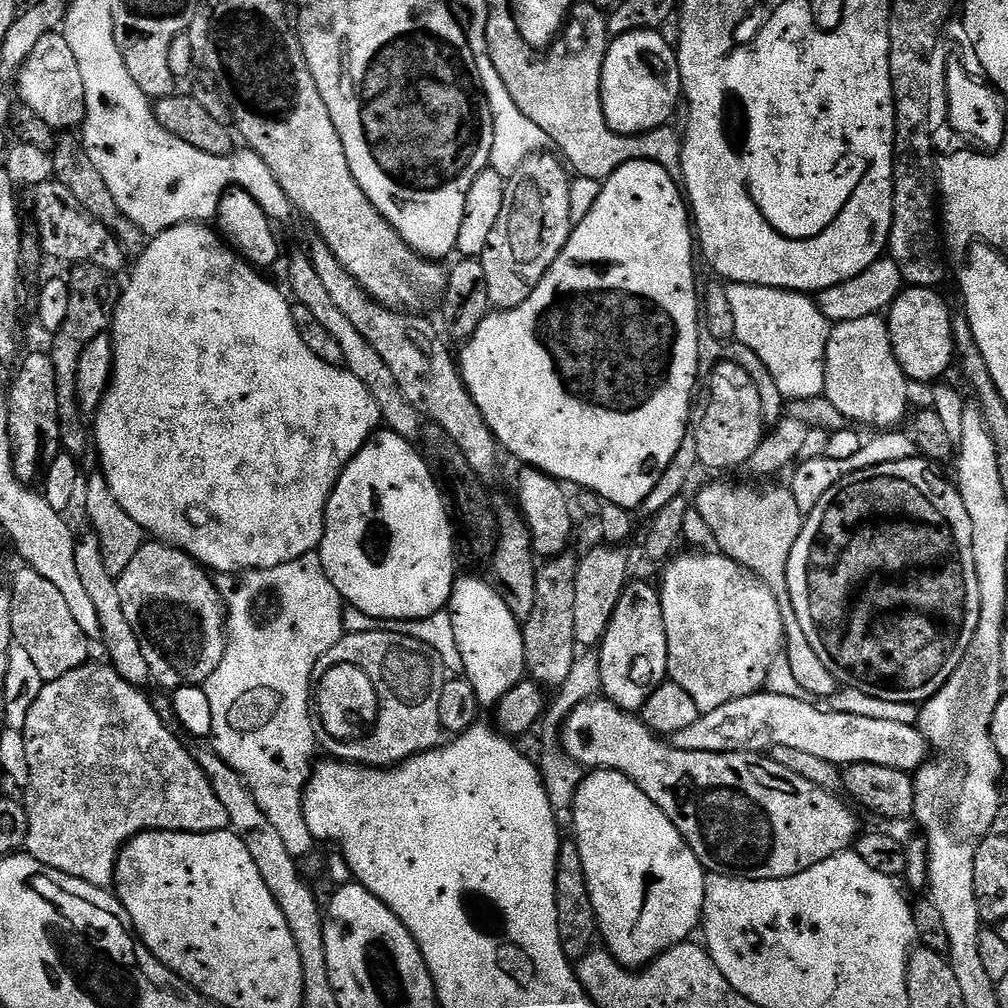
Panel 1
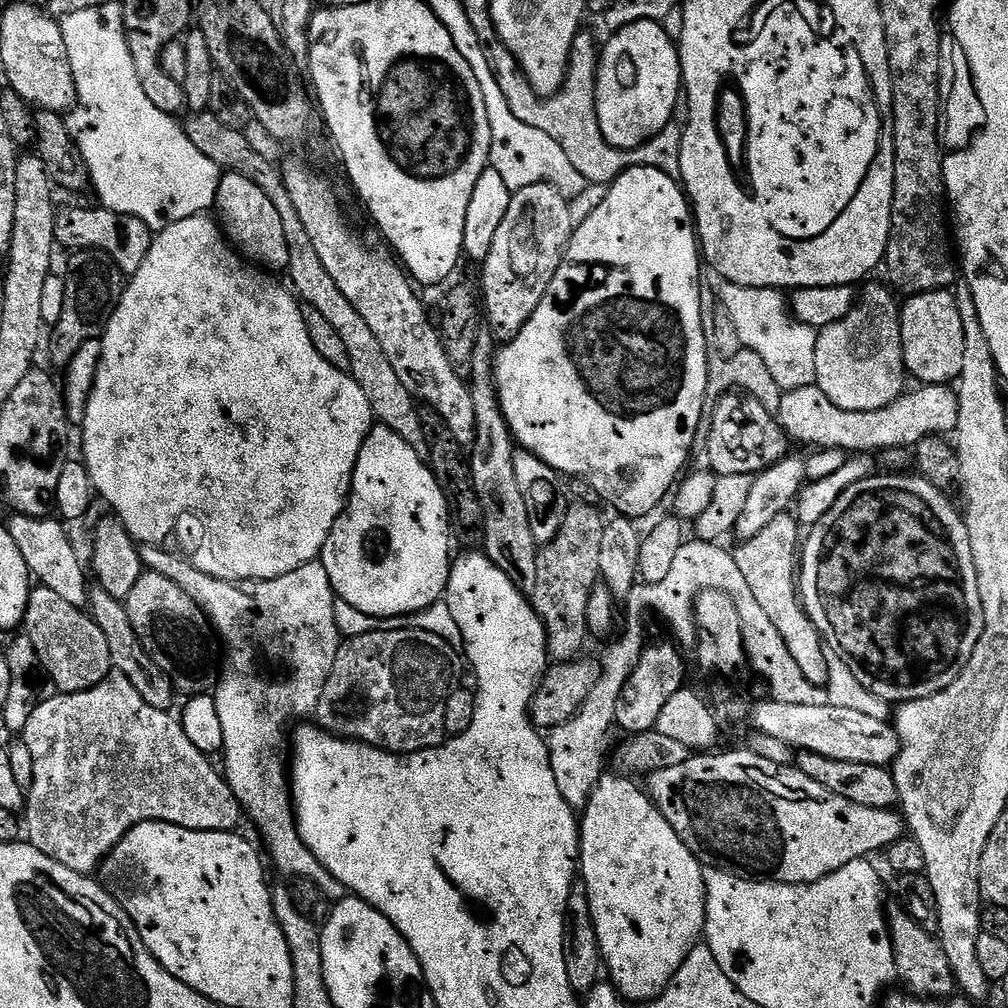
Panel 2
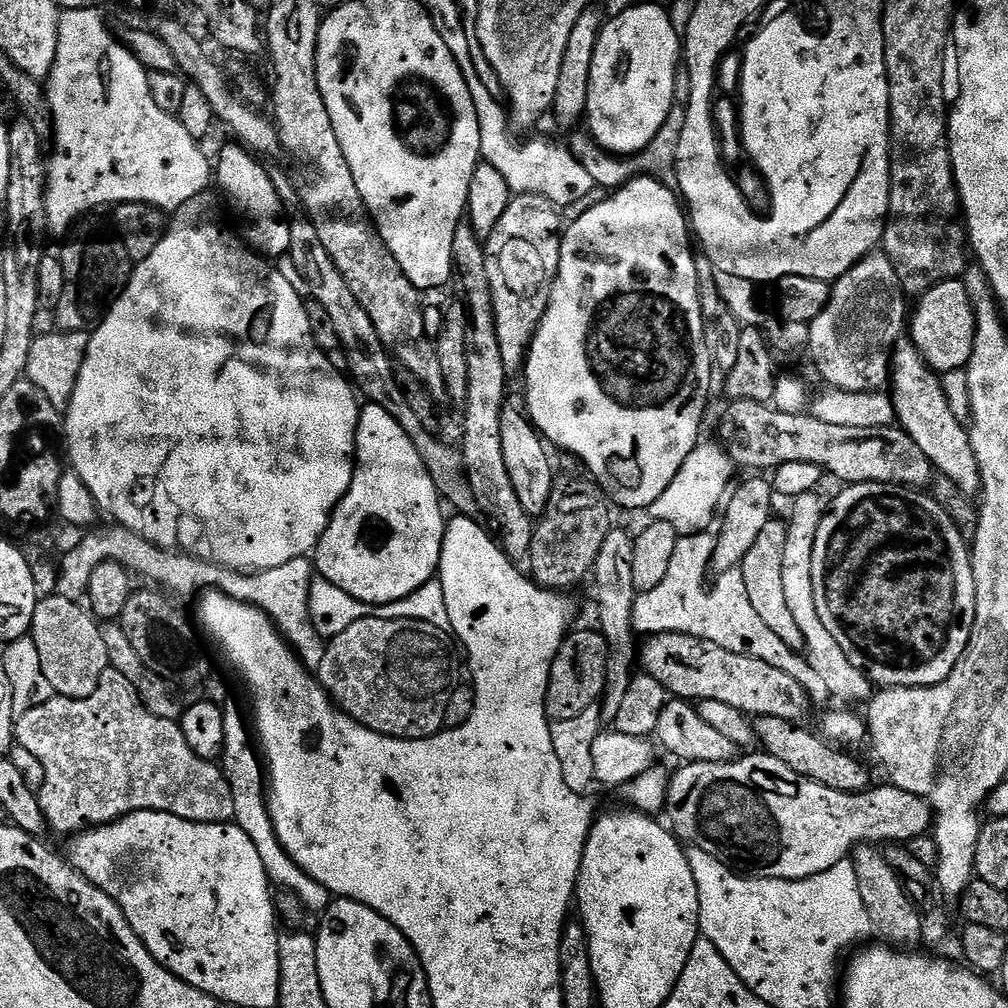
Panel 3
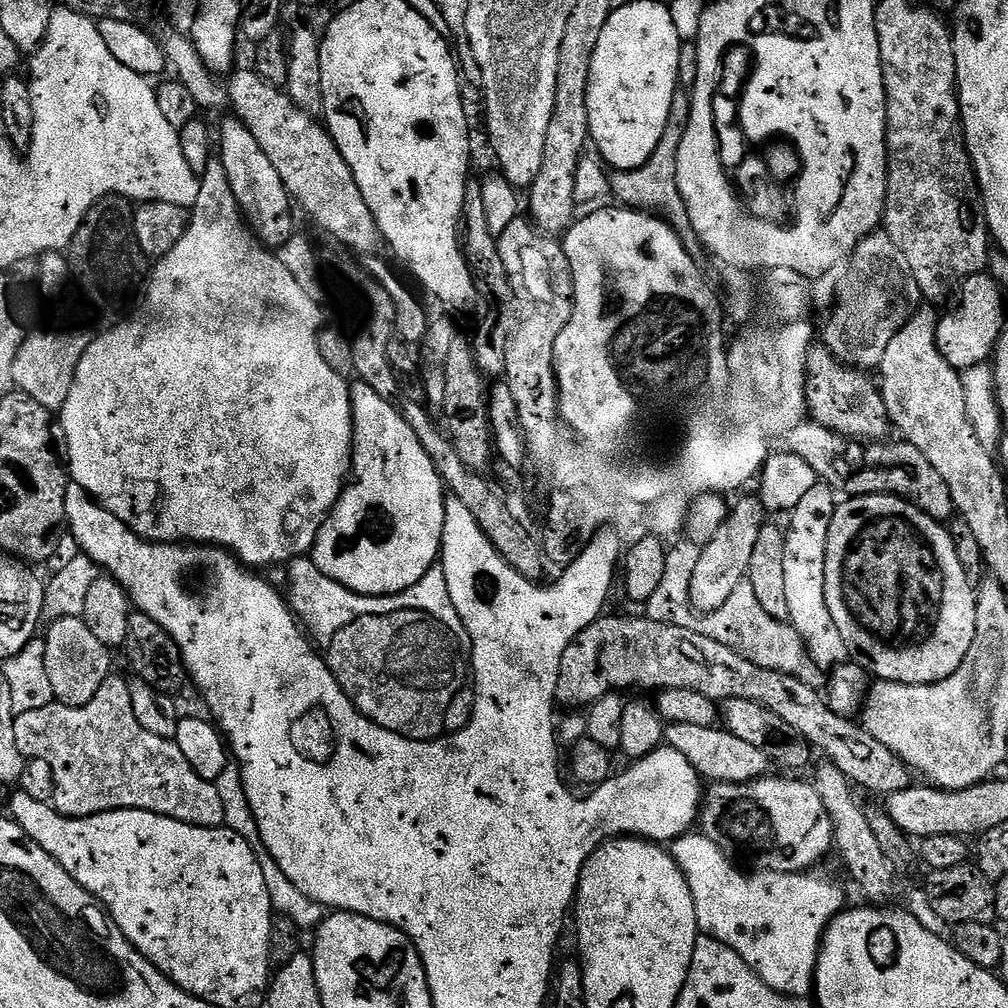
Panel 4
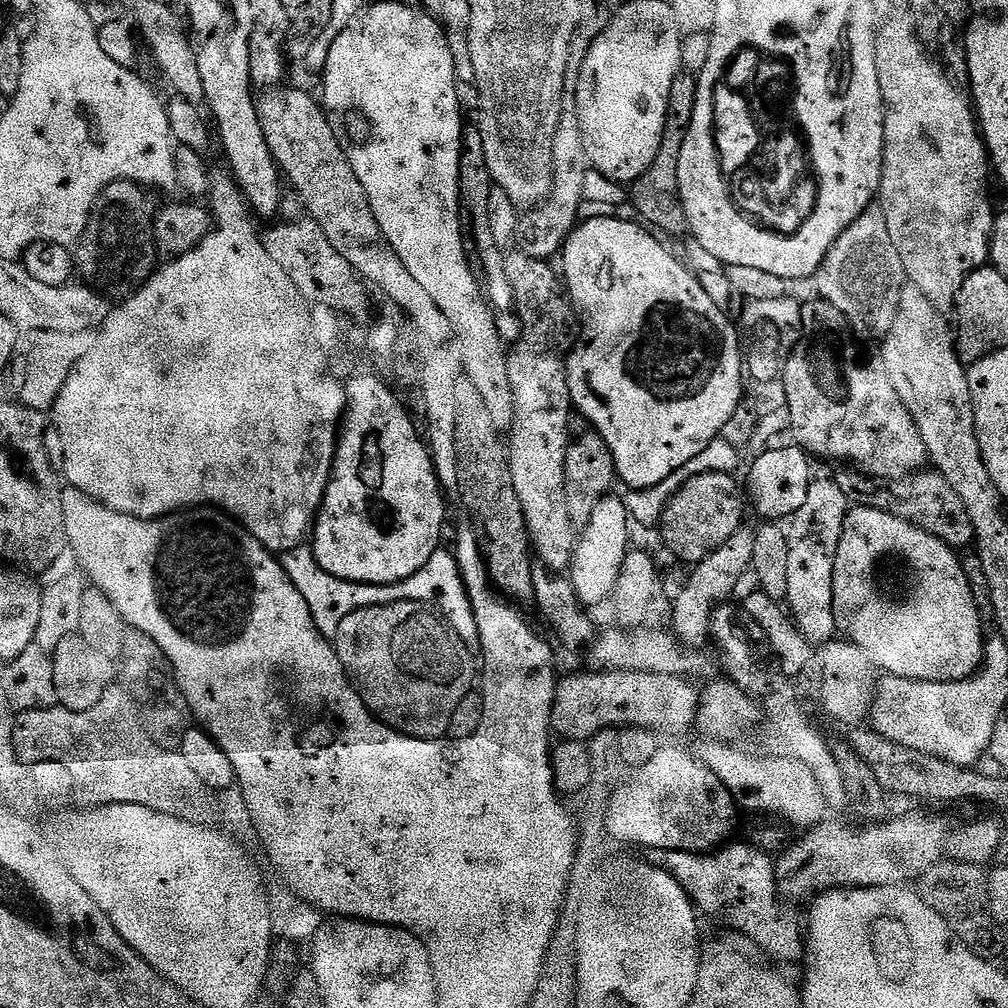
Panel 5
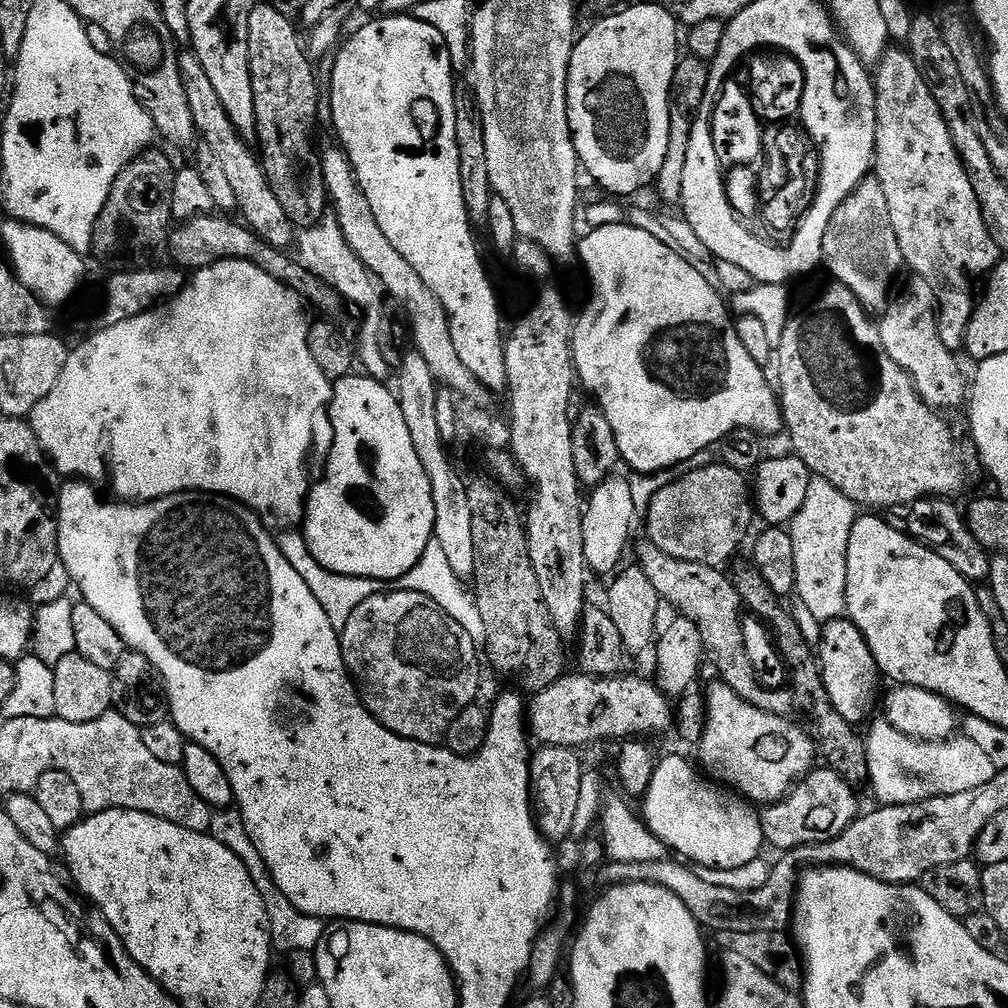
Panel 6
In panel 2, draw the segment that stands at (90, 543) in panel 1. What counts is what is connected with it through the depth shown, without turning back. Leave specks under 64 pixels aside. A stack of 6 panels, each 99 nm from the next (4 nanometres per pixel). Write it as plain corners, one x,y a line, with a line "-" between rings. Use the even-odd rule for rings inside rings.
96,586
89,591
87,607
90,609
92,621
98,626
98,630
102,630
102,638
106,638
111,667
128,680
130,686
138,690
138,694
142,694
142,702
155,708
171,709
173,707
172,696
174,697
172,684
148,661
148,655
138,642
138,634
134,634
134,626
130,626
130,618
124,609
124,601
106,594
106,590

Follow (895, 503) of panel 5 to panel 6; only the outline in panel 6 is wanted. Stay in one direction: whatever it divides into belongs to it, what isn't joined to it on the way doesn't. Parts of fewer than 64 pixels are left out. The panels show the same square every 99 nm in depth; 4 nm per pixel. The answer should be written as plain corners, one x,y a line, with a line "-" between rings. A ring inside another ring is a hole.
929,496
926,500
913,502
907,512
906,531
912,539
919,540
921,544
934,550
938,558
950,562
950,566
954,566
954,570
958,570
958,574
965,576
969,582
987,581
992,556
988,549
982,546
982,542
974,538
974,534
968,529
965,513
956,505
956,502
943,496

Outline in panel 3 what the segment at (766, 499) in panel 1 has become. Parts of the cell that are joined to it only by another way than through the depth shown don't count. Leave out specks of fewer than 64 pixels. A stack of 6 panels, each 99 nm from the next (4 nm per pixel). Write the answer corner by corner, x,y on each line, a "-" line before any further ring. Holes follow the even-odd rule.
783,519
769,520
763,528
762,534
758,534
758,542
754,542
754,546
750,546
750,554
746,554
739,569
742,579
746,582
746,594
750,597
750,602
762,618
762,622
766,622
768,629
774,630
774,634
778,634
778,638
782,638
782,642
786,642
786,646
790,646
790,650
803,653
802,630
798,627
798,622
794,622
782,587
782,561
786,550
787,529
788,525

